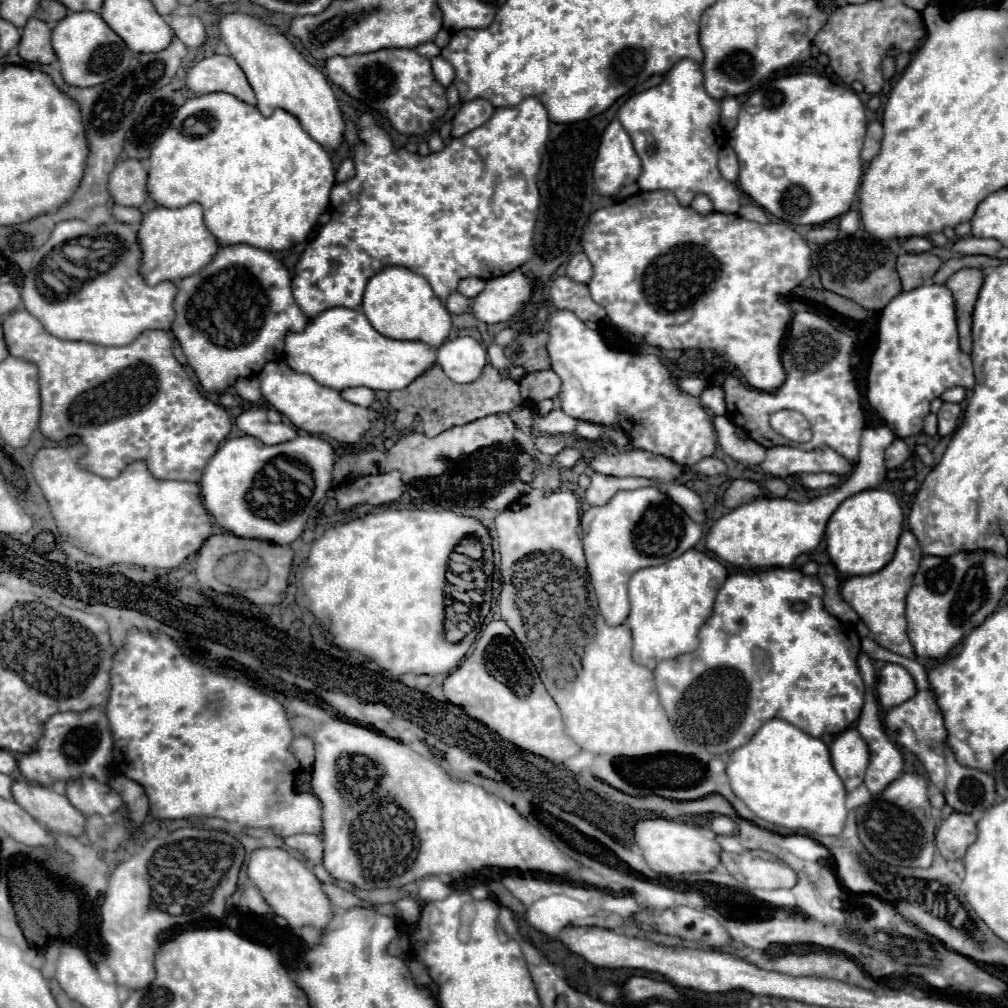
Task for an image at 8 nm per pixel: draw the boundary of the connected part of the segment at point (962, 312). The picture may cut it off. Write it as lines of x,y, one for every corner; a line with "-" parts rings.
960,269
946,281
946,287
952,291
956,301
960,347
966,353
972,349
972,309
982,287
982,279
984,273
980,269

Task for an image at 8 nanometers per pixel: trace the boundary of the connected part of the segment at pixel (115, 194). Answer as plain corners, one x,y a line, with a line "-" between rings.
136,159
120,161
108,177
108,193
116,205
140,207
146,201
146,169

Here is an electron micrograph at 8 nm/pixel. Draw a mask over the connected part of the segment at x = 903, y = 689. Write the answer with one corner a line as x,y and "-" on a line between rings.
886,663
880,669
876,691
878,691
880,705
884,709
890,709
912,699
916,695
916,683
914,677
904,667

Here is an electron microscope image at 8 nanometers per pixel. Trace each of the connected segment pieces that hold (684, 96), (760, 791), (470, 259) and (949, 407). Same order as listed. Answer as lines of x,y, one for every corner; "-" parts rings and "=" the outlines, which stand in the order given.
682,59
668,73
664,83
630,97
618,111
618,121
628,131
638,157
642,159
640,191
672,191
682,205
704,193
714,203
714,211
738,213
738,187
726,181
718,167
720,103
702,87
702,69
690,59
=
782,719
766,721
746,745
730,753
726,763
726,775
730,779
730,787
734,795
740,797
760,819
768,823
782,825
792,831
806,829
816,835
838,835
844,827
848,815
844,807
846,791
832,767
828,747
820,739
806,735
798,727
790,725
788,721
=
526,97
520,105
516,107
502,107
502,109
496,109
492,119
488,123
484,123
482,127
466,133
464,137
460,139
452,139
452,145
446,147
444,151
440,153
432,153
428,157
418,157
418,155
412,155
408,153
406,149
394,149
390,137
386,135
384,129
376,127
372,117
368,113
364,113
360,117
360,139
362,145
356,147
356,155
354,155
354,165
356,165
356,175
344,183
336,183
334,189
332,189
332,195
330,195
330,211
332,211
332,219
330,223
326,223
320,233
316,235
314,241
310,241
310,245
304,249
304,253
300,255
296,267
294,267
294,279
292,279
292,293
294,293
294,299
298,303
298,307
302,309
302,313
308,317
308,319
314,319
316,315
320,315
322,311
330,309
330,307
348,307
348,309
356,309
362,305
362,295
364,295
364,289
366,289
366,283
368,279
384,269
384,267
404,267
404,269
410,269
418,275
422,275
430,287
434,289
434,293
440,297
440,301
444,303
446,297
456,291
458,287
458,281
464,279
464,277
482,277
482,279
494,279
494,277
500,277
500,275
506,275
514,269
518,269
522,263
526,263
530,257
532,257
532,235
534,235
534,223
536,223
536,211
538,211
538,187
536,187
536,177
538,177
538,171
540,171
540,163
542,163
542,153
544,153
544,147
546,147
546,141
548,141
548,113
544,109
544,105
534,99
534,97
=
944,403
940,407
940,413
938,413
938,433
940,433
940,437
948,437
956,431
960,413
962,413
960,405
954,405
954,403

